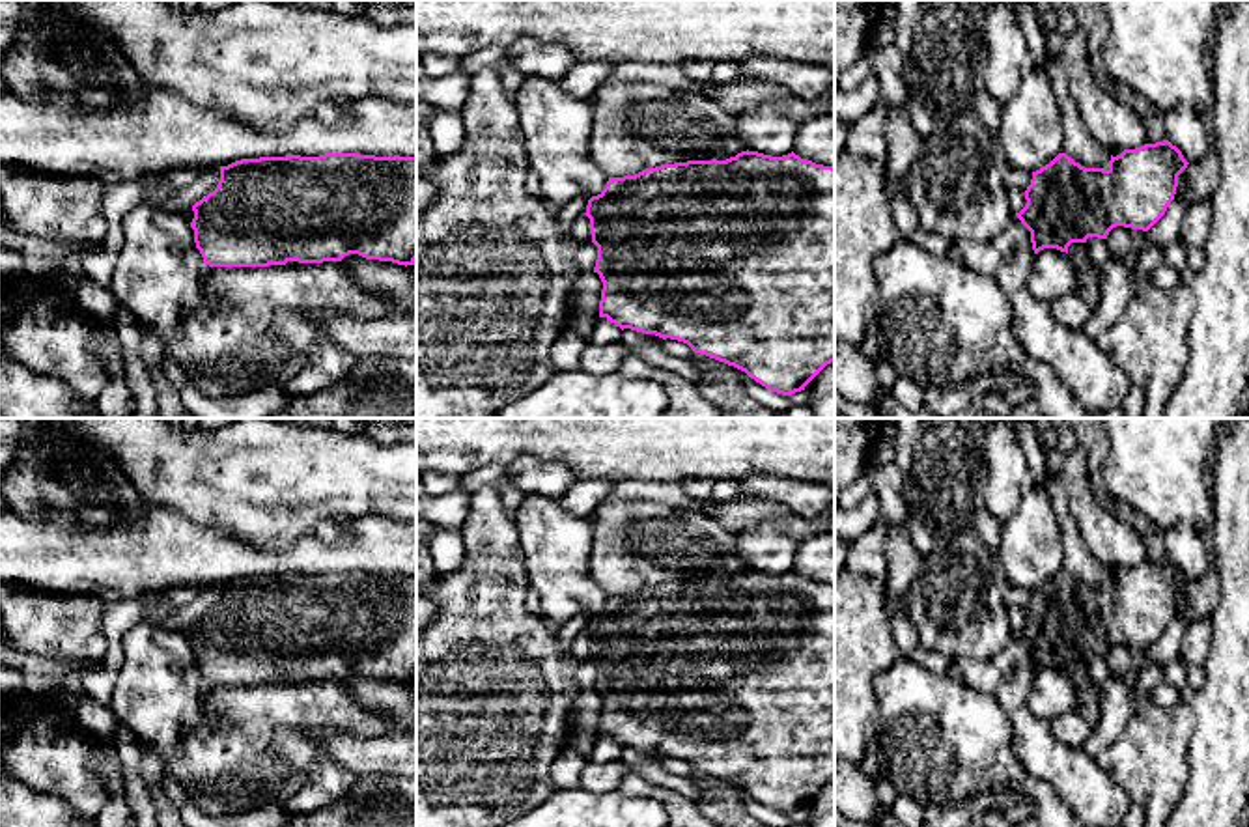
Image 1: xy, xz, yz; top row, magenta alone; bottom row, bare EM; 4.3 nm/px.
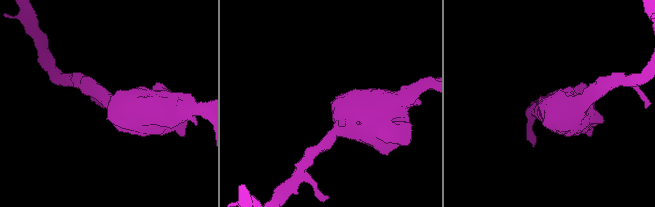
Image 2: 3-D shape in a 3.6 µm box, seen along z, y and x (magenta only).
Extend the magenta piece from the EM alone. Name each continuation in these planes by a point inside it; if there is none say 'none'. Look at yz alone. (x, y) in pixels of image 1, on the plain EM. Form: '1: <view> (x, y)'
none

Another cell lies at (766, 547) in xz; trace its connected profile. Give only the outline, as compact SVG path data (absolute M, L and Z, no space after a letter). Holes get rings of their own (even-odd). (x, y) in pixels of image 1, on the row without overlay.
M764 521L737 534L736 547L749 569L782 575L793 569L799 541L786 534L777 521Z

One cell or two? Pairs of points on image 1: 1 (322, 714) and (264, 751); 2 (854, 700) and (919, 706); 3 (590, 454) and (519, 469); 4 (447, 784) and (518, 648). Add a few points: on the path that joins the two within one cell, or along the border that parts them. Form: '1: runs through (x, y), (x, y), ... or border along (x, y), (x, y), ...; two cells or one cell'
1: runs through (307, 714), (301, 714), (279, 736); one cell
2: border along (895, 661), (874, 680), (874, 740); two cells
3: border along (506, 462), (551, 460), (577, 478); two cells
4: runs through (447, 751), (508, 682); one cell

